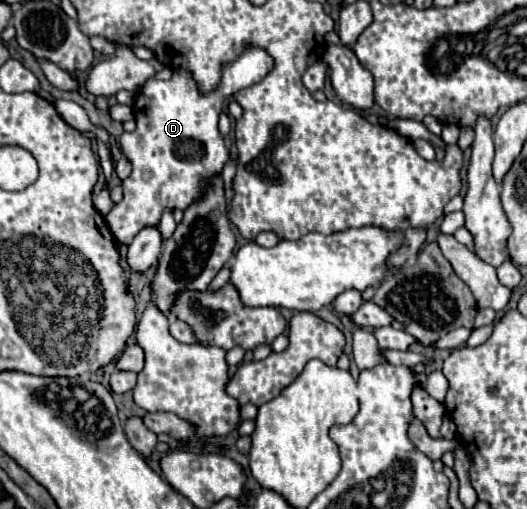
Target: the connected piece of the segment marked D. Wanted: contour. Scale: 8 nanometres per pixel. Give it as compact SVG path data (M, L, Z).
M249 49L237 61L223 69L221 87L211 95L199 95L195 81L183 69L173 71L169 81L149 79L135 95L137 129L123 133L123 155L133 165L131 175L123 181L123 199L105 215L105 221L117 241L131 245L135 235L145 227L157 227L165 209L187 209L193 201L203 199L205 185L221 175L229 161L229 149L217 129L219 107L225 97L261 81L273 67L263 49Z

